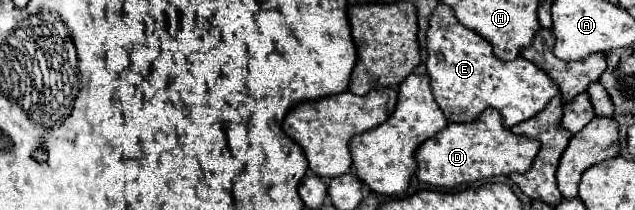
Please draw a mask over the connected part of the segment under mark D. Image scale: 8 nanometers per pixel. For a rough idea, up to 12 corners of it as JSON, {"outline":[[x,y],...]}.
{"outline":[[495,109],[415,151],[417,179],[453,189],[523,173],[539,141]]}

